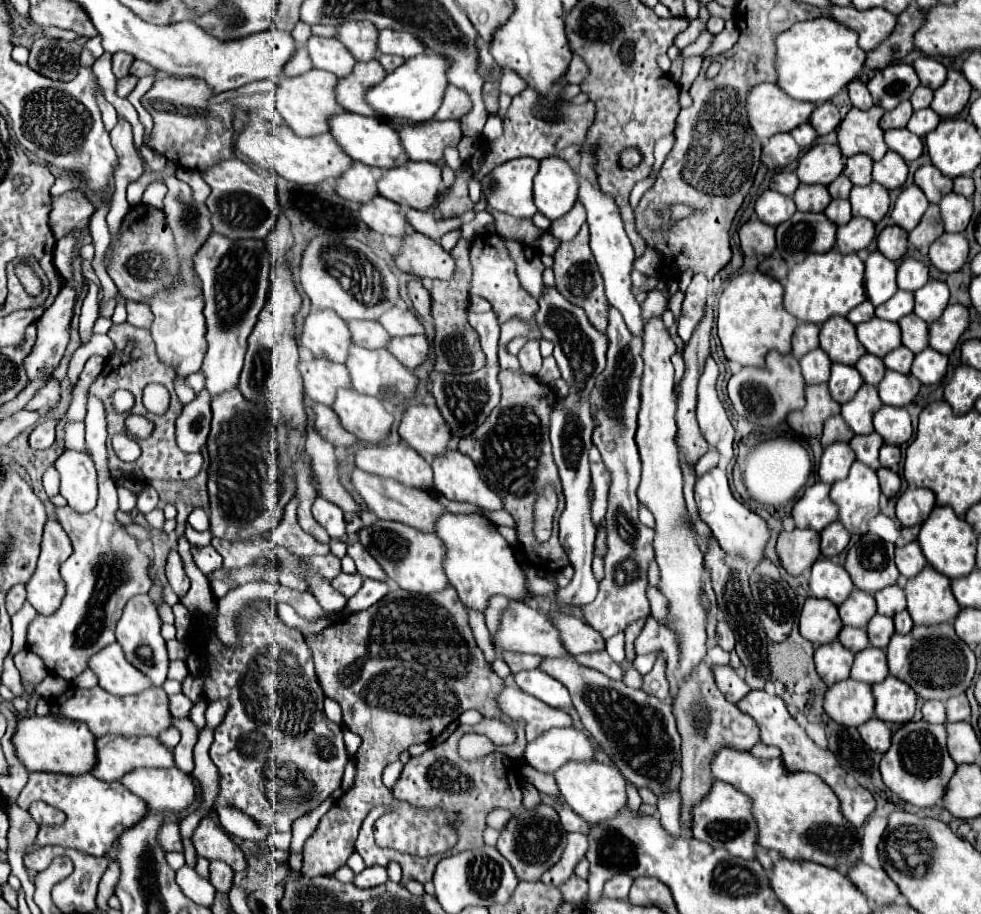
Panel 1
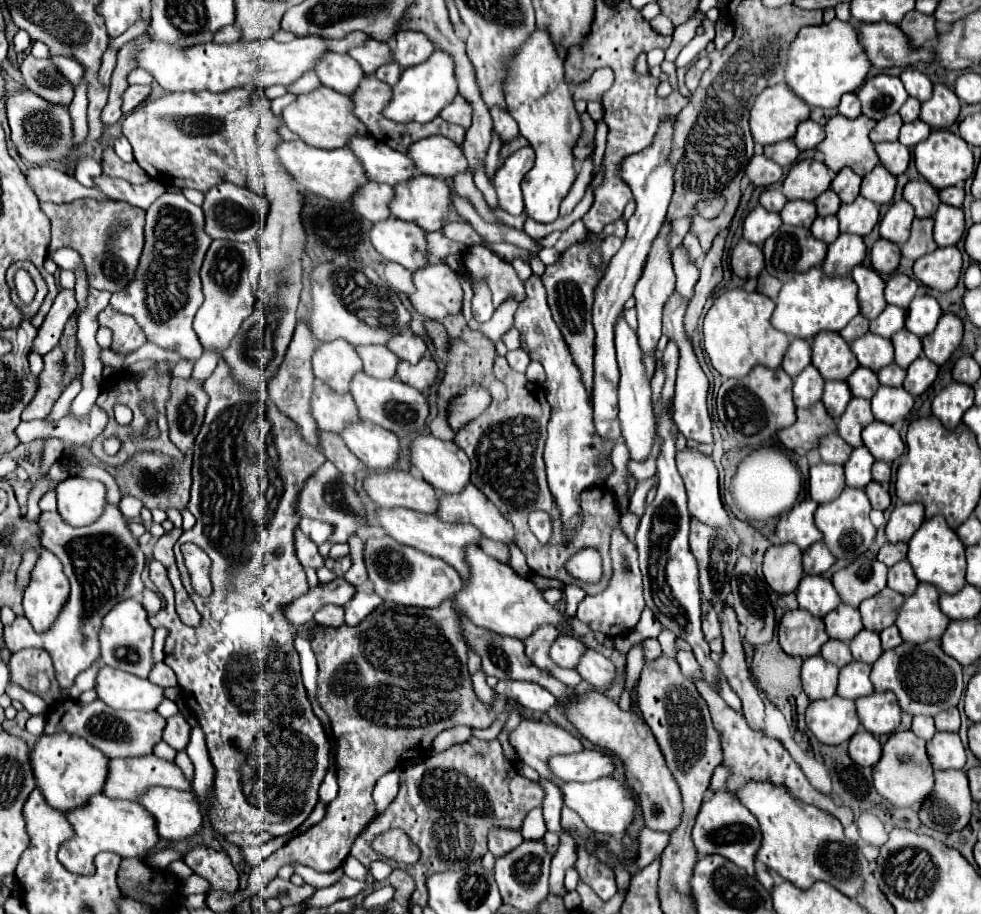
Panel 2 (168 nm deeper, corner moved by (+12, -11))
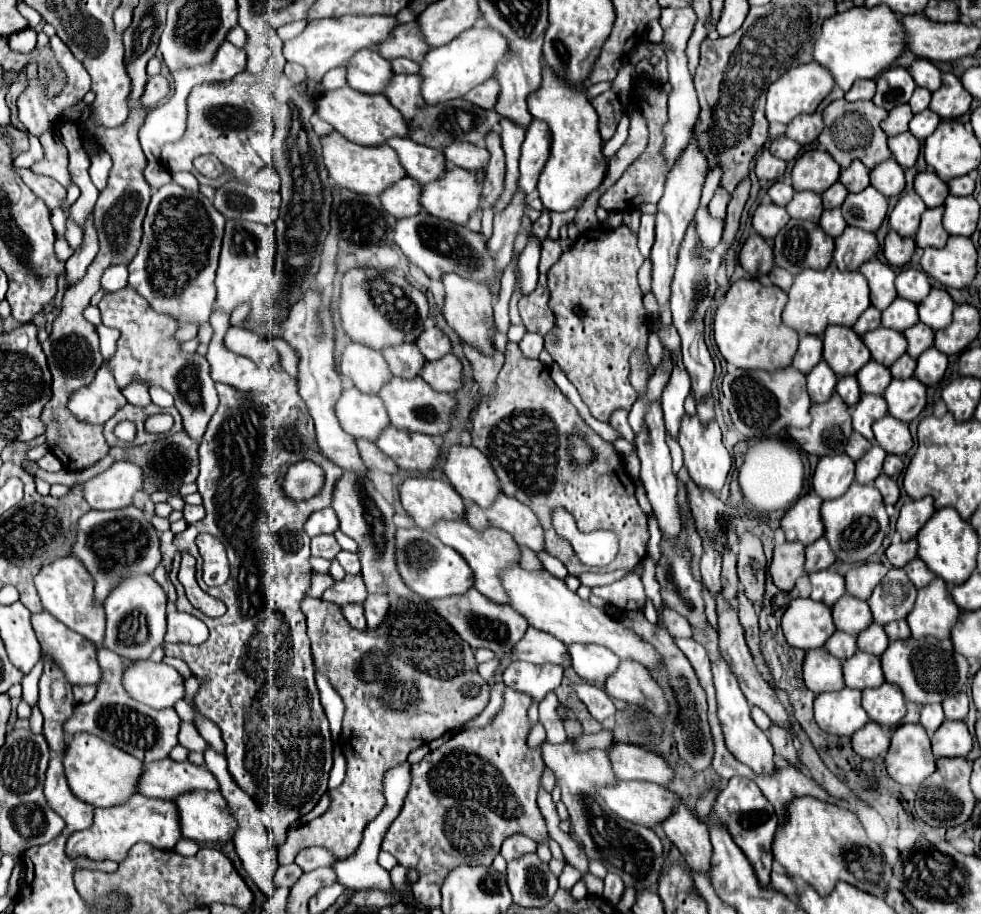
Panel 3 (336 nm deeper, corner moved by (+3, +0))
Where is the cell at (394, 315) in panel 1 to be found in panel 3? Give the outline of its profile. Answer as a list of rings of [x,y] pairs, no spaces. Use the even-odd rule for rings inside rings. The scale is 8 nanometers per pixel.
[[[427,327],[415,341],[415,345],[419,347],[421,355],[429,361],[433,359],[441,359],[443,355],[447,355],[451,351],[451,343],[447,339],[447,335],[439,329],[439,327]]]

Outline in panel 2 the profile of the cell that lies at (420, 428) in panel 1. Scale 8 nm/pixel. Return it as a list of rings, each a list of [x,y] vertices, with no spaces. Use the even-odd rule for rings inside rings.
[[[422,434],[410,448],[410,460],[422,478],[442,494],[458,494],[470,482],[470,460],[454,442]]]

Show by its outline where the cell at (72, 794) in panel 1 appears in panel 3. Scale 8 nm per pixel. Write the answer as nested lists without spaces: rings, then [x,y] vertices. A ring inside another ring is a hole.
[[[139,793],[131,795],[123,805],[95,809],[95,821],[89,829],[77,831],[67,841],[67,855],[71,859],[77,857],[89,857],[93,861],[123,861],[127,851],[139,843],[145,841],[157,849],[173,849],[175,843],[181,839],[181,827],[177,823],[177,807],[173,807],[171,801],[165,799],[149,799]]]

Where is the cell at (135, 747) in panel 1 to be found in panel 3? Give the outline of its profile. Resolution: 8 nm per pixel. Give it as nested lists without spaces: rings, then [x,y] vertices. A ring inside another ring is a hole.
[[[169,757],[145,763],[137,783],[137,793],[157,799],[175,799],[177,795],[195,789],[215,791],[217,781],[205,767],[193,765],[191,761],[179,763]]]

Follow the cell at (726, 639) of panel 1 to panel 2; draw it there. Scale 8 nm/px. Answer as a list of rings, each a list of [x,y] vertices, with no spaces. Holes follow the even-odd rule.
[[[702,598],[702,630],[704,630],[706,640],[712,640],[712,638],[720,636],[718,614],[716,614],[716,610],[710,602],[704,602],[704,598]]]

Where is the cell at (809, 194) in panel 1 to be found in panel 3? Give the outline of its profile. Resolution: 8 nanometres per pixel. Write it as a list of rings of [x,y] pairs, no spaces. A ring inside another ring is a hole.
[[[801,191],[795,193],[793,199],[789,201],[789,205],[785,207],[789,211],[789,215],[793,219],[809,219],[809,221],[819,221],[821,213],[823,213],[823,205],[821,205],[821,195],[813,193],[813,191]]]

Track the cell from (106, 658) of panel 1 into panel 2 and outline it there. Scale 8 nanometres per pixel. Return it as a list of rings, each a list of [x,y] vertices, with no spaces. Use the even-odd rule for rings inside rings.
[[[110,666],[100,668],[96,692],[114,710],[156,710],[164,700],[162,686]]]

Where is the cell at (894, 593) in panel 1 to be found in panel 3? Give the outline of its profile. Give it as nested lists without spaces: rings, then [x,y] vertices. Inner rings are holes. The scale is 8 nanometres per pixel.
[[[891,569],[885,579],[875,587],[869,597],[869,607],[873,613],[873,621],[887,625],[897,619],[905,619],[915,603],[917,589],[909,581],[903,569]]]

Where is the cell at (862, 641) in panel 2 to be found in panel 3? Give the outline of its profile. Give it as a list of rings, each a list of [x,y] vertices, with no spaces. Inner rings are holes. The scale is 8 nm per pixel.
[[[871,623],[871,627],[867,627],[865,631],[859,633],[857,645],[859,645],[861,651],[879,657],[879,655],[883,655],[883,651],[885,651],[887,645],[889,645],[889,637],[887,637],[887,633],[883,631],[883,625]]]

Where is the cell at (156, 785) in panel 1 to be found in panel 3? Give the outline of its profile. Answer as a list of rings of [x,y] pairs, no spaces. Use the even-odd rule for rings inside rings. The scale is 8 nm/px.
[[[187,791],[175,797],[173,803],[179,809],[183,837],[205,843],[233,837],[235,823],[219,791]]]

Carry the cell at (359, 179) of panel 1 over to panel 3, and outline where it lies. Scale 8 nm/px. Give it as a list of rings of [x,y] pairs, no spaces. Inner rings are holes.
[[[403,177],[389,185],[381,195],[381,205],[387,213],[391,213],[395,219],[415,215],[421,205],[417,203],[417,195],[421,193],[421,183],[417,183],[411,177]]]

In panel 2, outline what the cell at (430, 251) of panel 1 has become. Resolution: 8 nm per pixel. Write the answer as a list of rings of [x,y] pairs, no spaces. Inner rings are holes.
[[[432,262],[430,266],[414,274],[416,292],[410,294],[414,308],[426,318],[442,322],[446,316],[462,312],[464,290],[458,272],[444,262]]]

